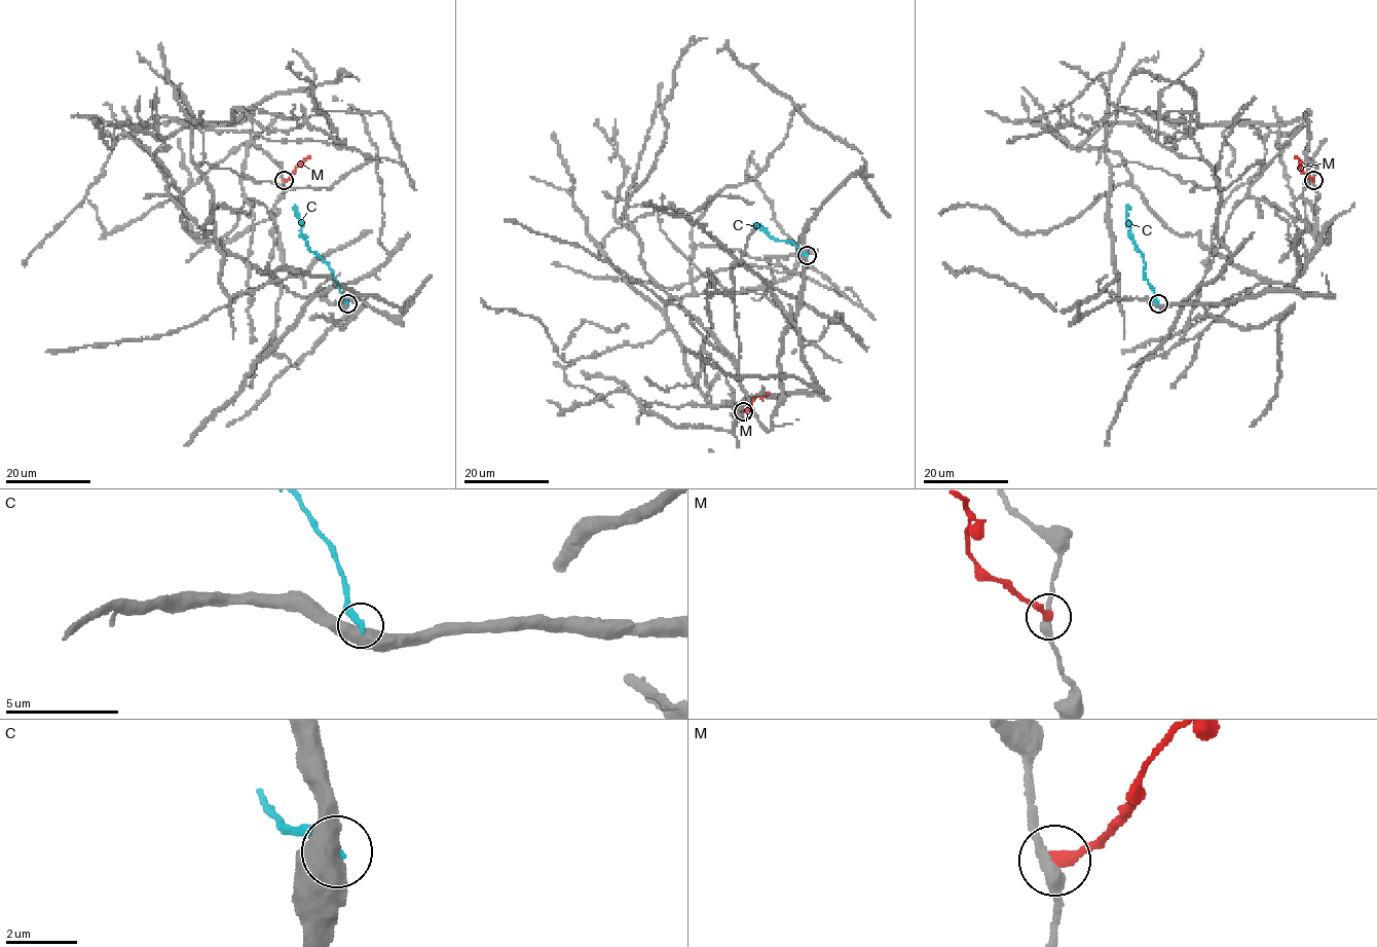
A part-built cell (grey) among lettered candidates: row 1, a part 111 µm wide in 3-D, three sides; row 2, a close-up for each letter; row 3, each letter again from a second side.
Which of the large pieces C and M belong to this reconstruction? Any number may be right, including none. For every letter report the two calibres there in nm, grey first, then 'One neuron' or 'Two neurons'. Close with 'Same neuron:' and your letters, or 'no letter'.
C: Thickness 550 nm (grey) against 320 nm. Two neurons
M: Thickness 320 nm (grey) against 360 nm. Two neurons
Same neuron: no letter

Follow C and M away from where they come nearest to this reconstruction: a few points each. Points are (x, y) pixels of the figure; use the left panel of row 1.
C: (347, 303), (341, 295), (333, 271), (310, 250), (302, 233), (294, 205)
M: (284, 180), (310, 156)

